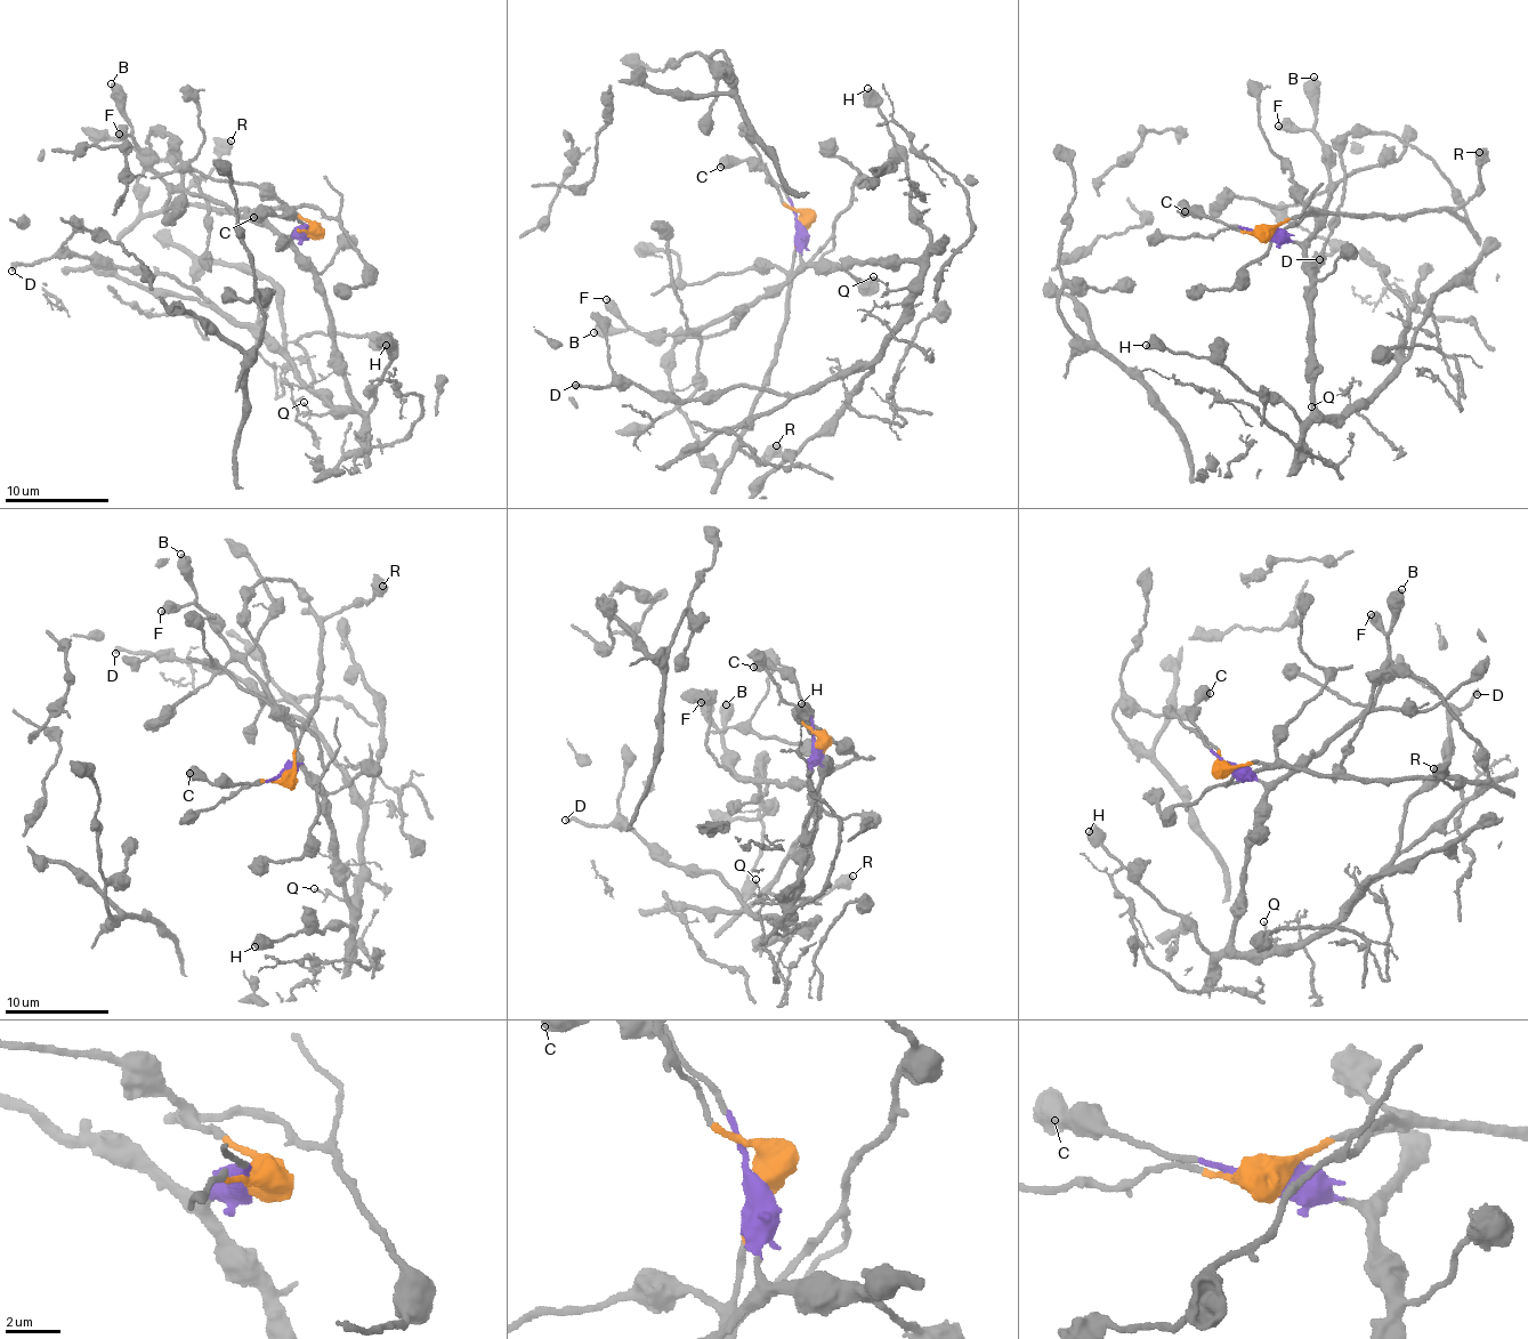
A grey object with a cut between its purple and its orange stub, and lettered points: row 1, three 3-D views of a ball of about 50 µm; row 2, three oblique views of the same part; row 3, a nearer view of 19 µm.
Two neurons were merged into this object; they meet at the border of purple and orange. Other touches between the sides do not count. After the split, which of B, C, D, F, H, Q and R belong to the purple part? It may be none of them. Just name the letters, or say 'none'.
B, C, D, F, H, Q

